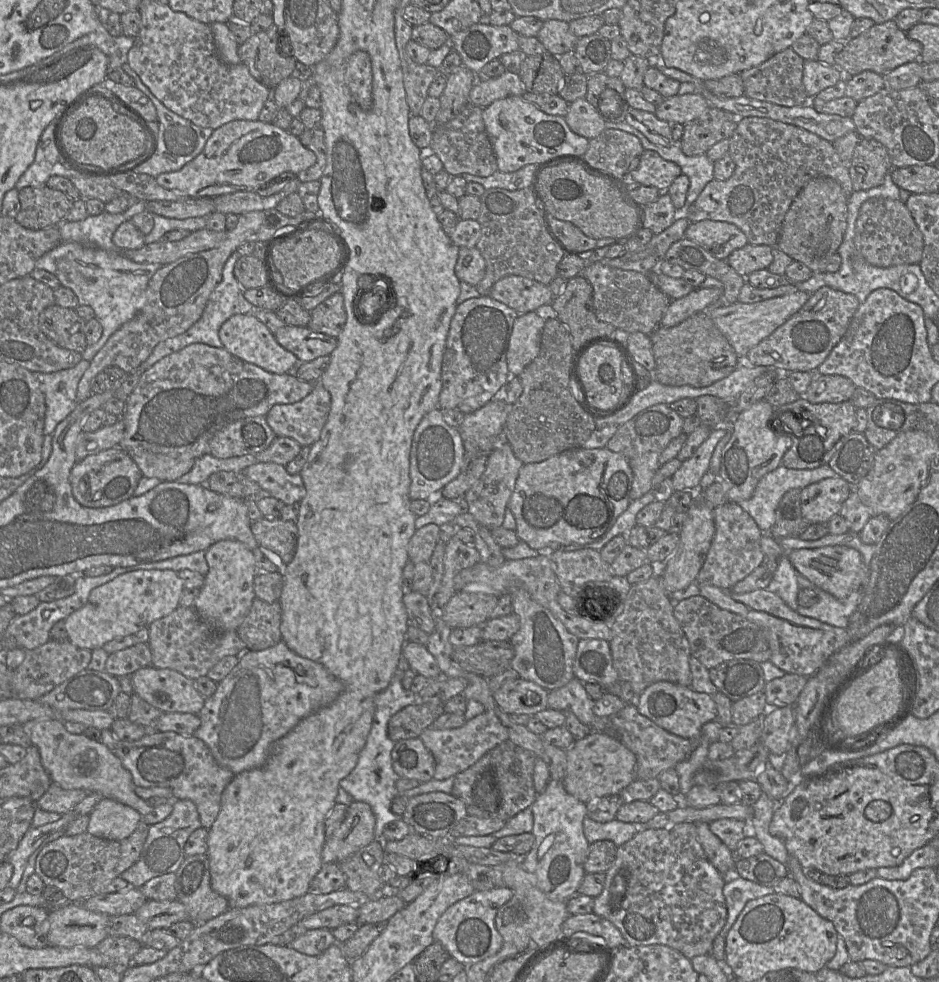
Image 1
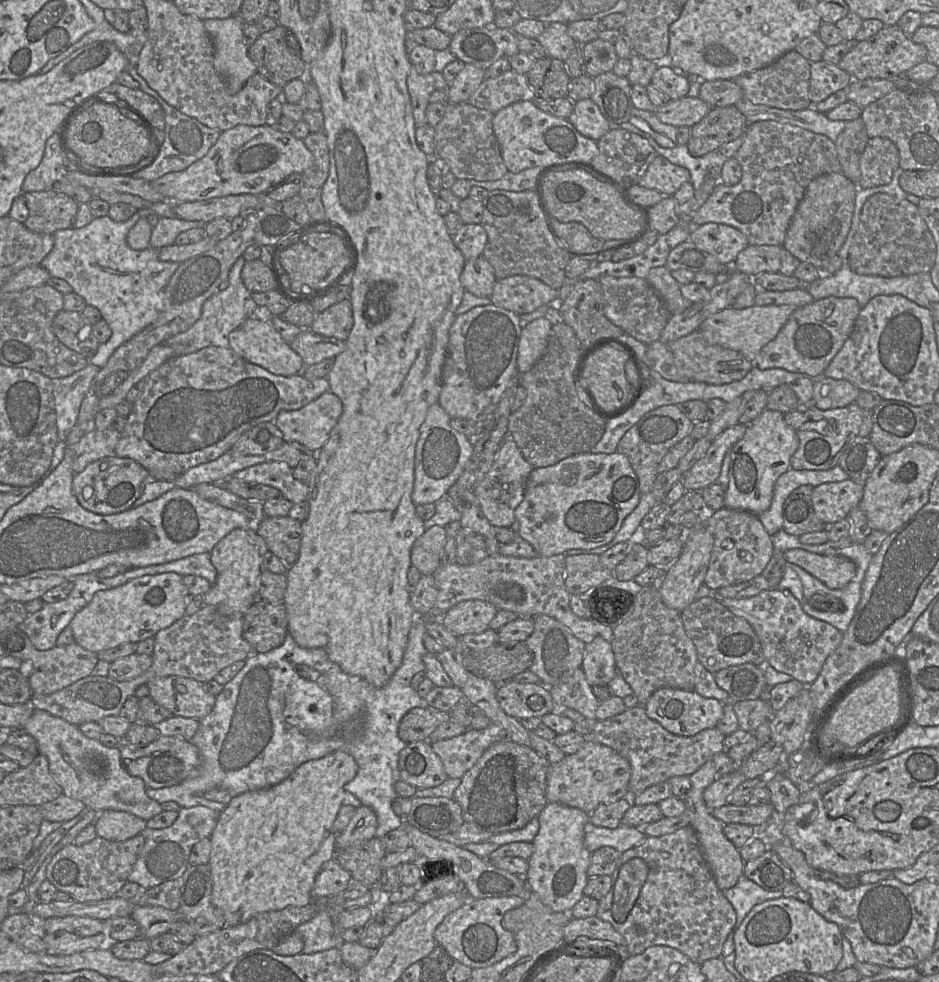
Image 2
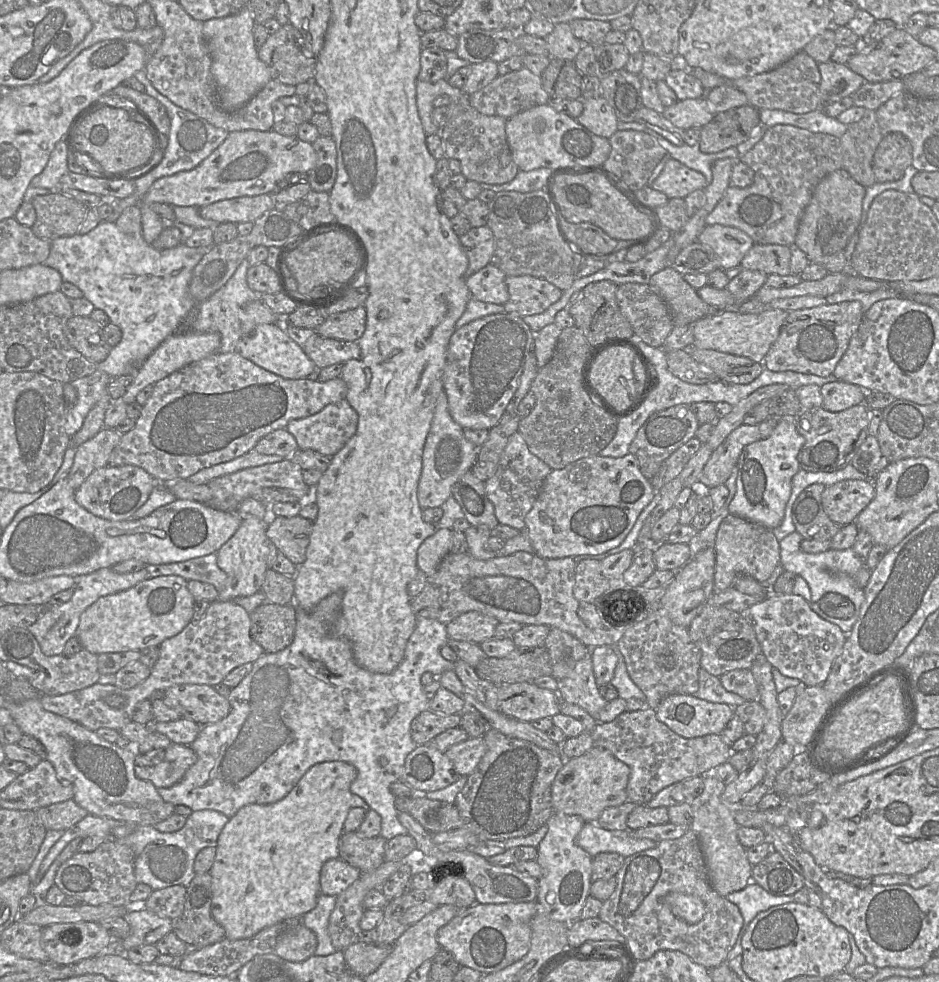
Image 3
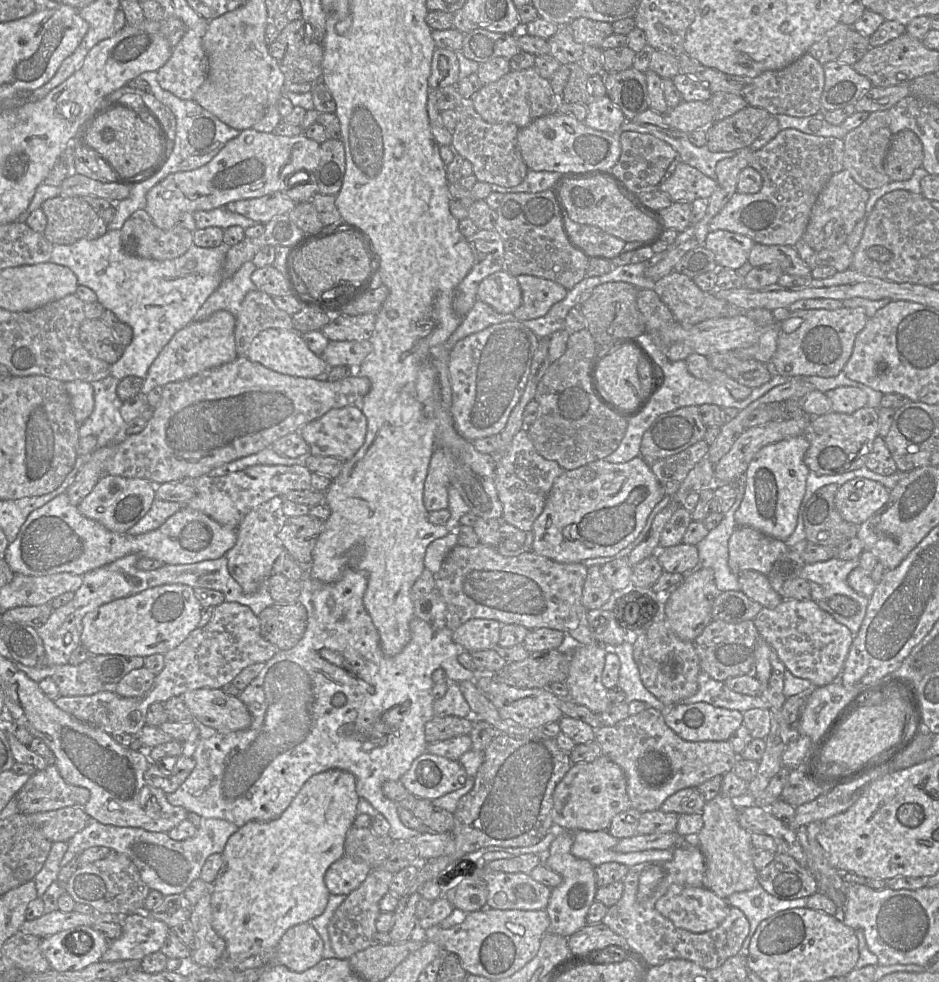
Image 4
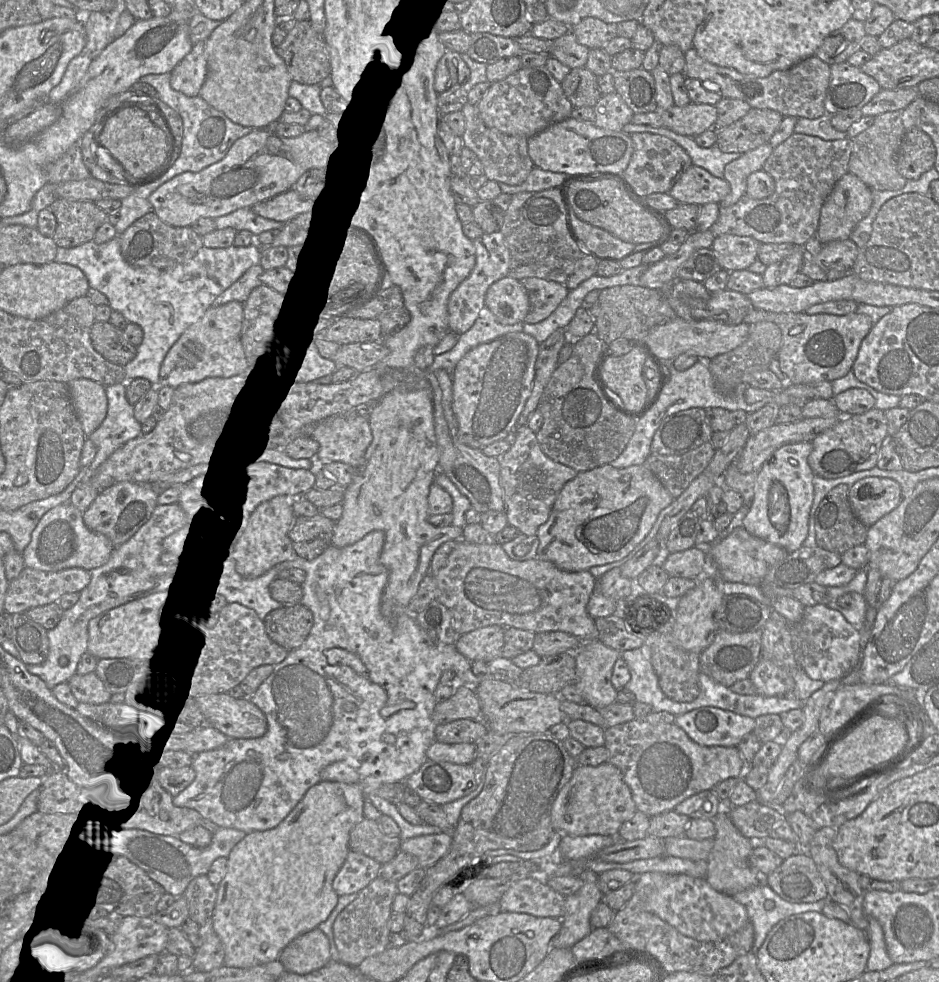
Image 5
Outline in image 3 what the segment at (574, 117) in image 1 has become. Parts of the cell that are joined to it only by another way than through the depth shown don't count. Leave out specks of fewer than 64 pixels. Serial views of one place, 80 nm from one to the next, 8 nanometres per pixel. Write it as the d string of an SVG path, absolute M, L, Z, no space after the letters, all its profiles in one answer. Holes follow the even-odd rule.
M602 97L583 100L583 111L576 120L591 133L606 139L618 131L618 119Z

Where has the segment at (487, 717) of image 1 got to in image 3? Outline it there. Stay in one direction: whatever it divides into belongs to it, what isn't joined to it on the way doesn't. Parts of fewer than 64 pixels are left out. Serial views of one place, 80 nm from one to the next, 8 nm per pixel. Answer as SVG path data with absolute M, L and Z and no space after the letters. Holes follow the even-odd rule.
M484 736L471 738L450 747L444 754L450 759L455 771L468 777L486 753Z

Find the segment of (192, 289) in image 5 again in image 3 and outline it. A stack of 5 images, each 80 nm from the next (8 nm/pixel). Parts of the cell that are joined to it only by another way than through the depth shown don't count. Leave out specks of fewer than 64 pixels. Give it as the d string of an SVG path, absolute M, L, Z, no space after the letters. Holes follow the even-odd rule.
M101 221L86 234L59 237L51 241L50 254L43 263L57 270L63 281L77 286L97 309L104 311L112 324L122 331L122 339L112 347L109 356L96 363L98 369L115 378L131 375L170 335L180 331L182 324L189 325L189 316L196 302L189 293L192 271L211 247L188 247L184 243L170 249L155 249L142 236L123 233L115 223Z

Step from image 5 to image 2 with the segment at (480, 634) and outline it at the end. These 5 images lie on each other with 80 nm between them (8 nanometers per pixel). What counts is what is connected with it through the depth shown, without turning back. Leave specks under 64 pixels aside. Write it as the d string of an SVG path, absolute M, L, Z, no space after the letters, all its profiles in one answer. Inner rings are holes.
M462 601L443 614L441 624L457 637L479 634L490 629L497 611L493 604L486 601Z

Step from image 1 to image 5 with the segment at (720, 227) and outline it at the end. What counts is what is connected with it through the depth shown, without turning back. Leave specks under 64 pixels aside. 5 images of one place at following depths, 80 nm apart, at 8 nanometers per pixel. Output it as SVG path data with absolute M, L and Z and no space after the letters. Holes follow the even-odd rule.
M722 234L713 240L711 249L722 270L746 270L757 259L760 243L749 236Z

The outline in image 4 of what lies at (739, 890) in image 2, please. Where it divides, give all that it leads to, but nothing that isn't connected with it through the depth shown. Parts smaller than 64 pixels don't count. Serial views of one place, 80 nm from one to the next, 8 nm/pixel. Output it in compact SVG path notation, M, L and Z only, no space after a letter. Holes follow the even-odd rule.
M759 883L750 890L736 892L726 898L731 907L739 908L748 918L752 936L757 926L773 914L808 907L804 898L783 899L768 893Z

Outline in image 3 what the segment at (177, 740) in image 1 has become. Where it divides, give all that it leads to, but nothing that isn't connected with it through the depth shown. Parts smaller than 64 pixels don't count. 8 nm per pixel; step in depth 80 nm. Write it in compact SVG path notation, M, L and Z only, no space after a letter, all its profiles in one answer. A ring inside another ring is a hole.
M171 743L166 749L137 753L134 770L139 779L151 782L156 788L169 788L178 783L197 761L190 745Z

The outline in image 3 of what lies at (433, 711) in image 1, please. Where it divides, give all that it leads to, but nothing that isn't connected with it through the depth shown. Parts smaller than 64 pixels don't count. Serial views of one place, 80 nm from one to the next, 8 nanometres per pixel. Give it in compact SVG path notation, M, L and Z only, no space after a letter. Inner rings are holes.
M431 710L423 711L411 723L411 737L417 745L427 745L440 733L457 728L460 714L442 715Z

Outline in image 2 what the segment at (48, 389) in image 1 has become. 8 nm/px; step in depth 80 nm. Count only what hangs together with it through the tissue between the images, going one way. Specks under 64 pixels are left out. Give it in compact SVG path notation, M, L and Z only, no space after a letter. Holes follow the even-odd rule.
M89 364L72 375L52 379L56 411L56 425L60 440L75 426L82 401L100 368Z

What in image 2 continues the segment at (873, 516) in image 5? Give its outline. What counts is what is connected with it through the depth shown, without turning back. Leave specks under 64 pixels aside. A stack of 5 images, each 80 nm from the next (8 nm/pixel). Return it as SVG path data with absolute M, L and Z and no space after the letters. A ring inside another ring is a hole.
M851 479L823 483L814 487L813 508L820 520L834 524L848 518L850 512L860 506L863 494L863 483Z

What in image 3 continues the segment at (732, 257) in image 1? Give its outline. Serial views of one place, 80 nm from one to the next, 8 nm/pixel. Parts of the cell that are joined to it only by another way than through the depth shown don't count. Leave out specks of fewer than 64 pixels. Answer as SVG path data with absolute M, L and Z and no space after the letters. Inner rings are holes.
M754 243L744 255L740 266L769 274L791 275L790 246Z

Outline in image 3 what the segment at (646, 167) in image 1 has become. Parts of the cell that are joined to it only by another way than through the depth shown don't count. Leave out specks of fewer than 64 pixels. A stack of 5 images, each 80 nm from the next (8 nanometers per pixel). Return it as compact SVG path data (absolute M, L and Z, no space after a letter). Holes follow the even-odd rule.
M669 158L648 186L662 192L669 199L684 199L696 190L704 190L707 184L703 174Z

